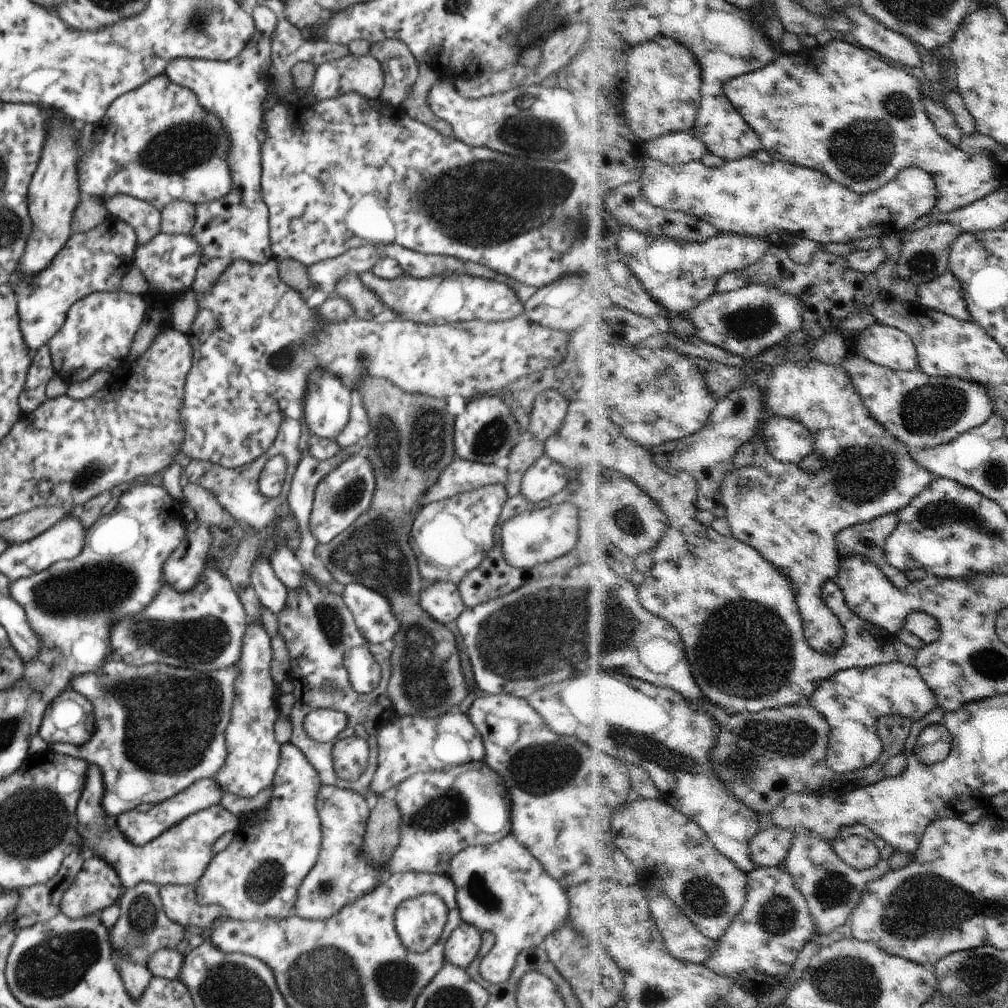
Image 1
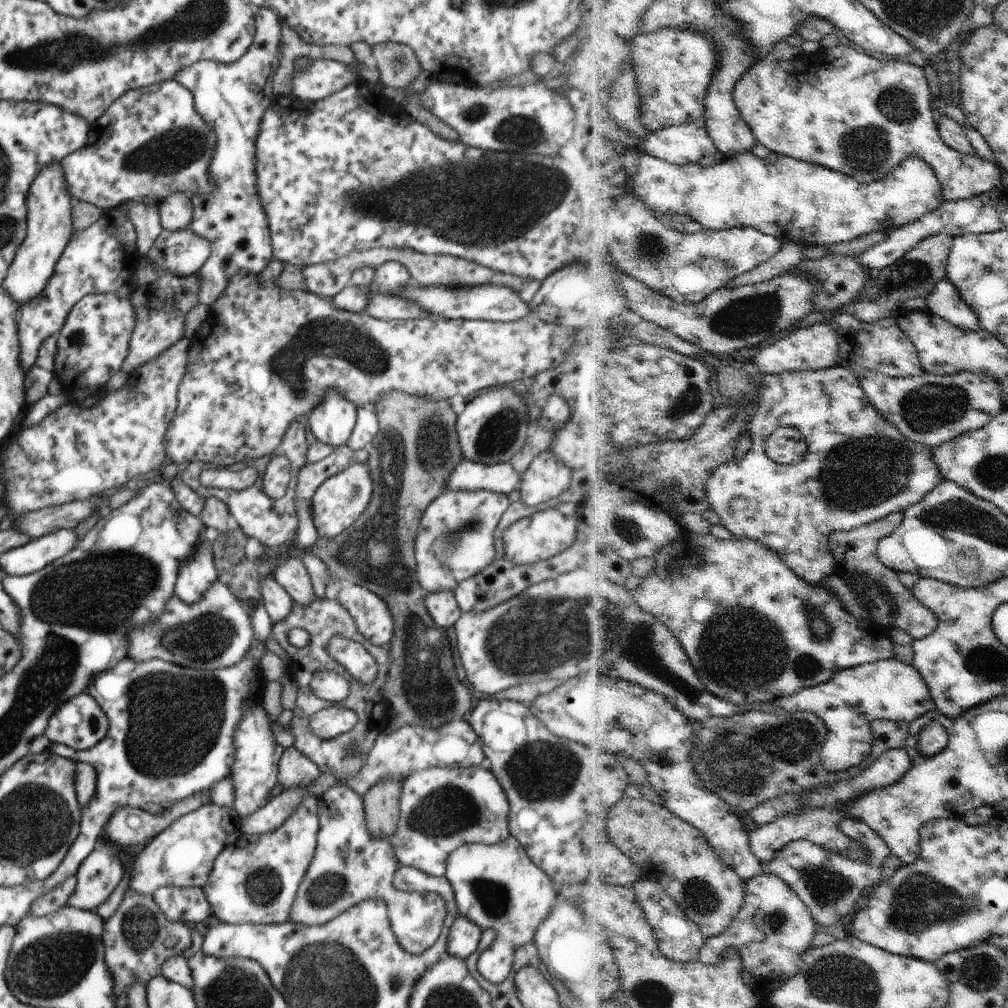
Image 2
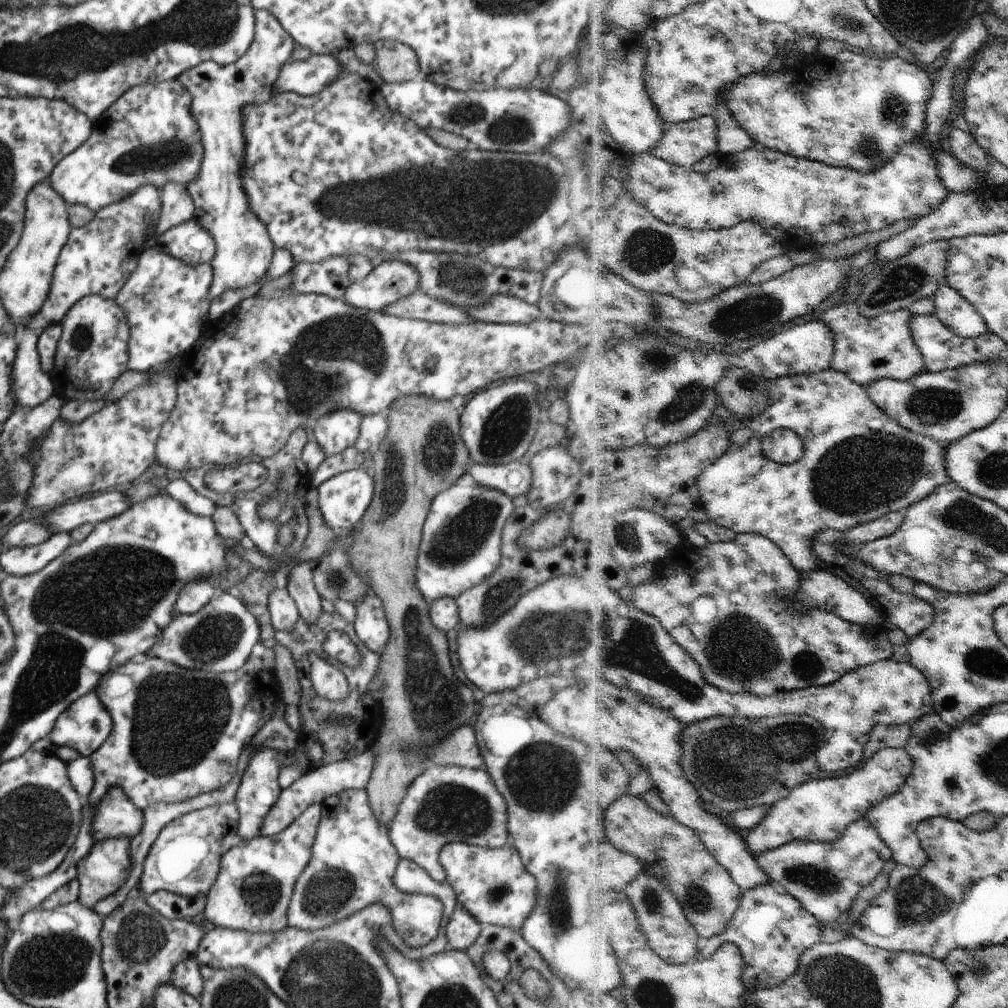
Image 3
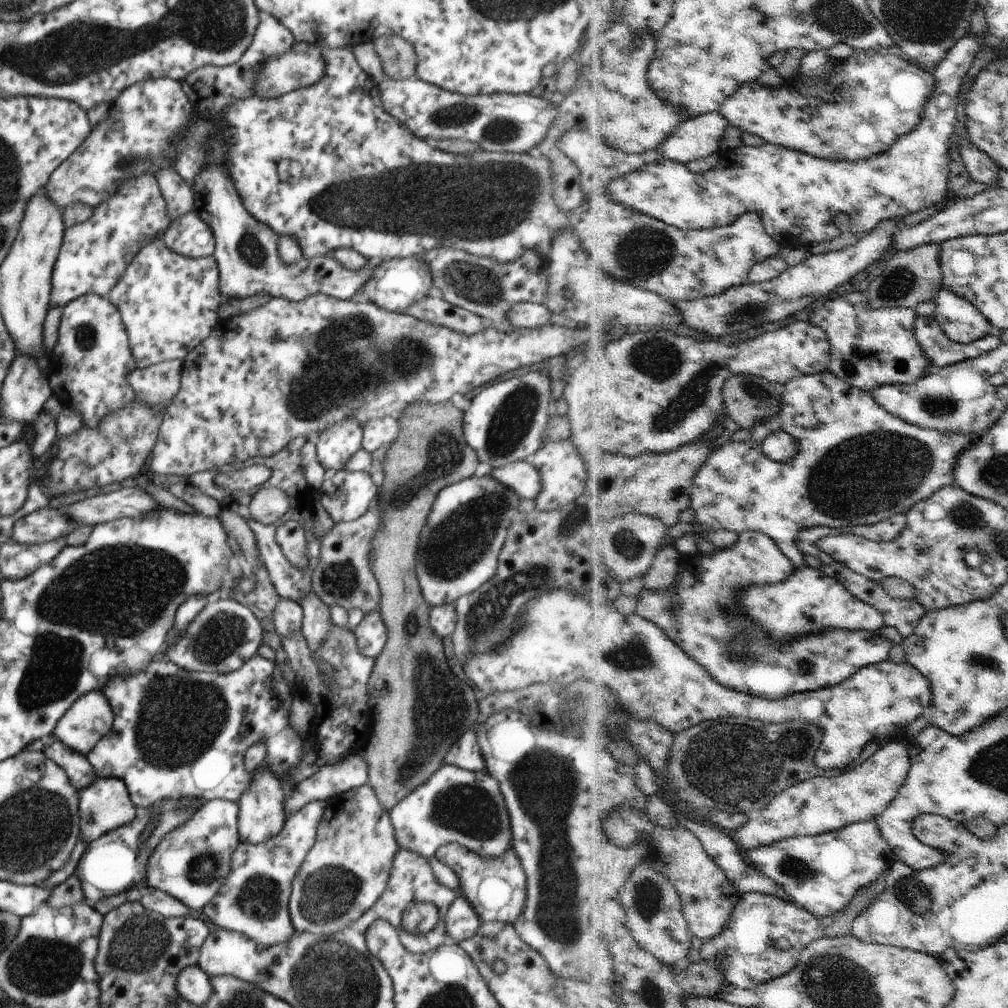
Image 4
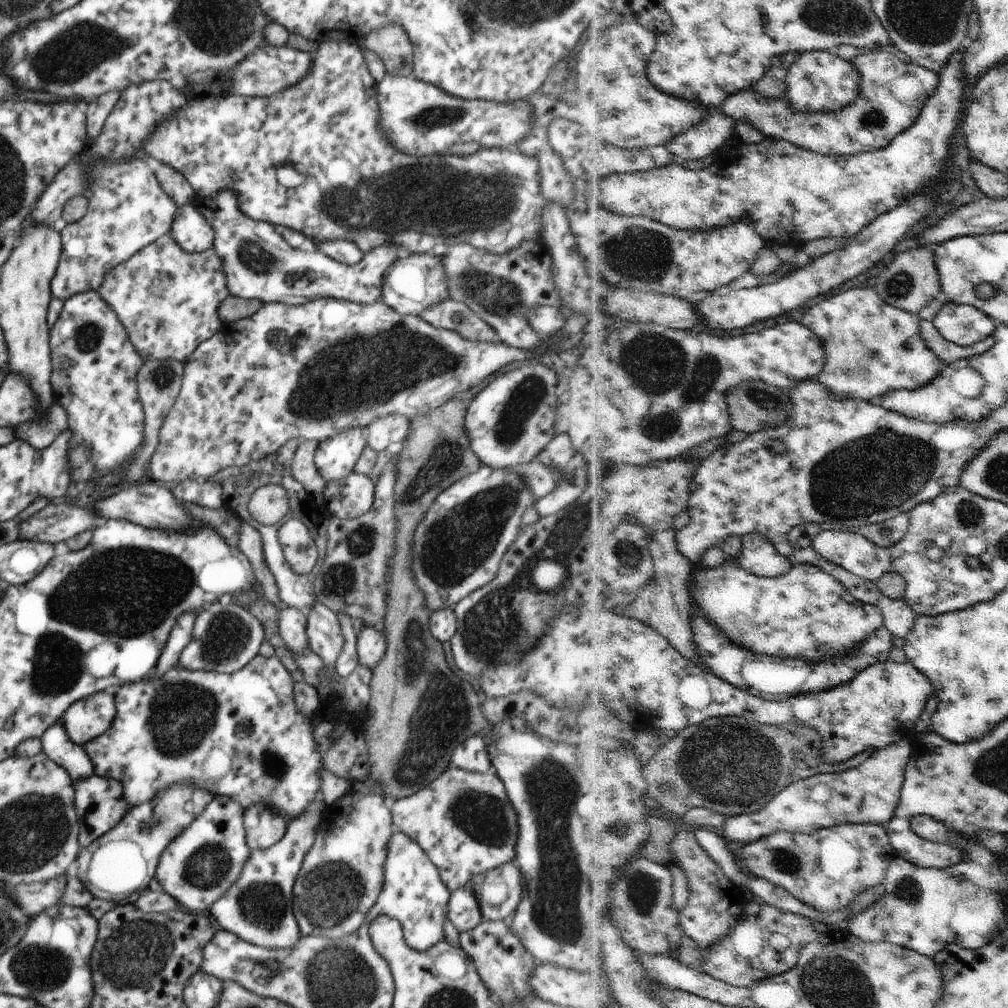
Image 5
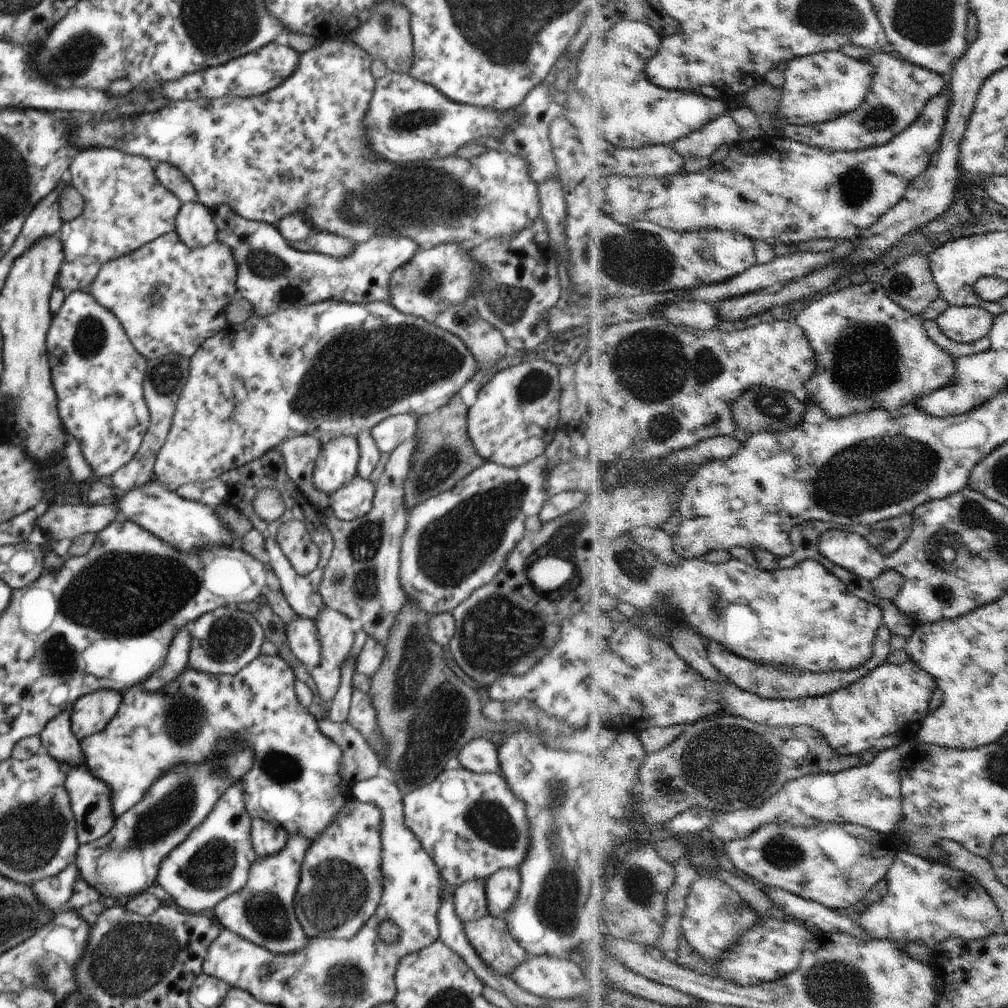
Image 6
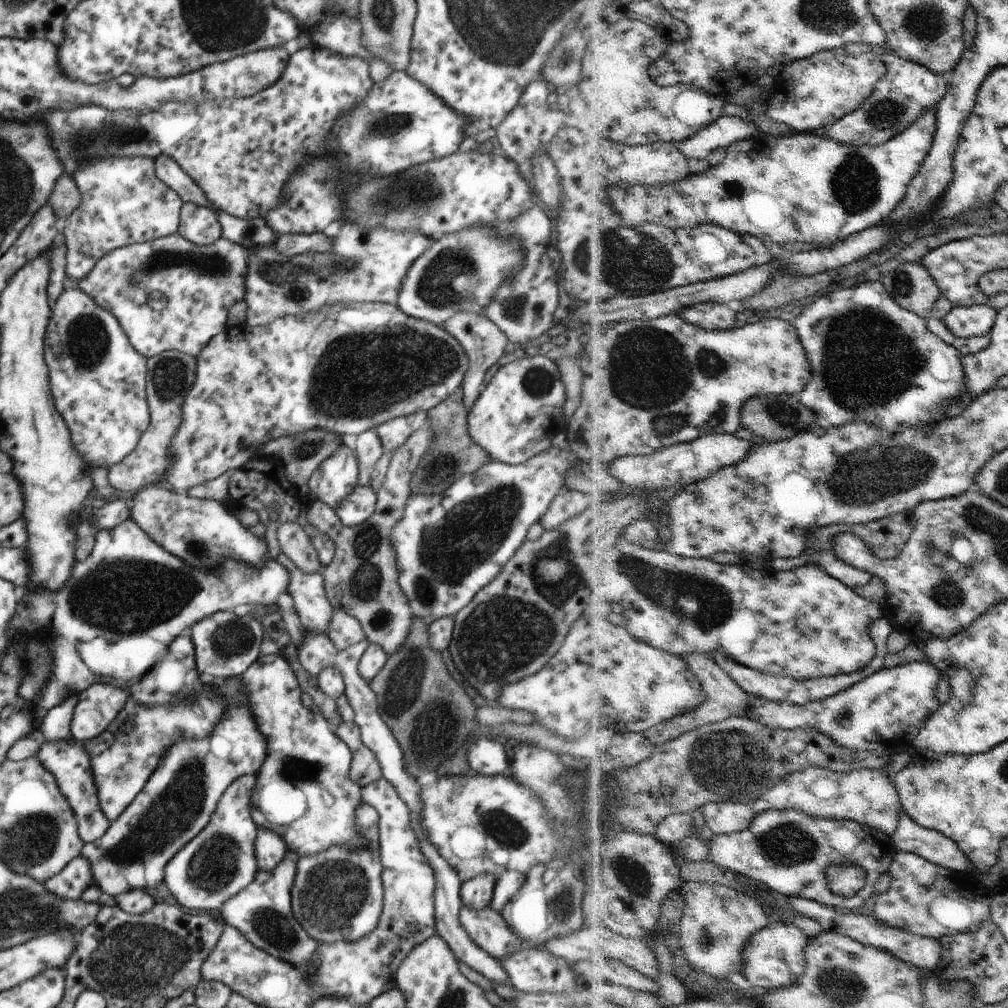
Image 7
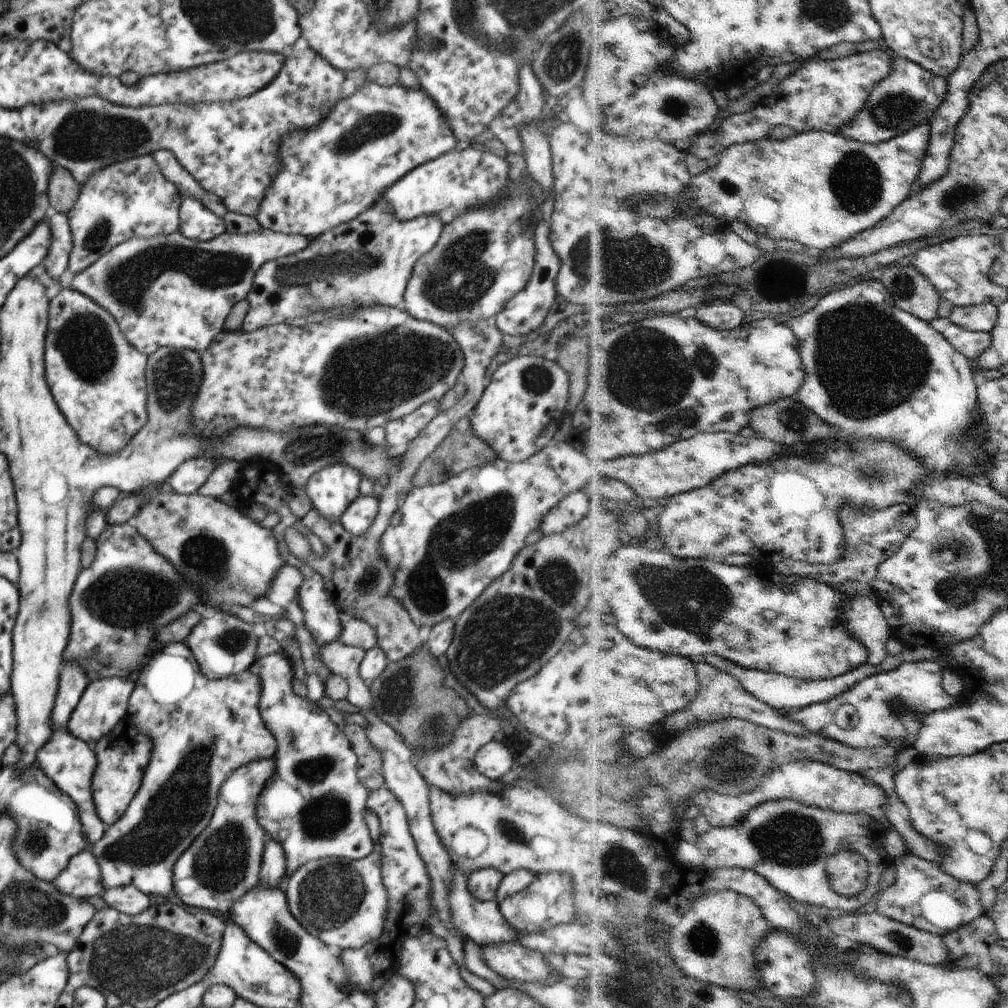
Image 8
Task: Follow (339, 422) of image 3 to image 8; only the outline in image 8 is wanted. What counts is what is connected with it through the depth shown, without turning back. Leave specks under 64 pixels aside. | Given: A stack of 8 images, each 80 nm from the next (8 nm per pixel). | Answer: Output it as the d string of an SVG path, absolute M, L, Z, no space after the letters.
M333 463L308 476L303 489L317 515L333 522L360 494L359 481L360 474L353 467Z

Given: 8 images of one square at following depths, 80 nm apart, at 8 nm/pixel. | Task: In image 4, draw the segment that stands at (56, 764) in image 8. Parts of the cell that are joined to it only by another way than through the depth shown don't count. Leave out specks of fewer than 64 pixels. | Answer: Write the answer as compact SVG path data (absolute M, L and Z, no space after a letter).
M95 777L95 780L87 788L78 791L79 841L88 844L106 832L128 825L137 816L137 812L138 810L128 800L128 792L122 780Z

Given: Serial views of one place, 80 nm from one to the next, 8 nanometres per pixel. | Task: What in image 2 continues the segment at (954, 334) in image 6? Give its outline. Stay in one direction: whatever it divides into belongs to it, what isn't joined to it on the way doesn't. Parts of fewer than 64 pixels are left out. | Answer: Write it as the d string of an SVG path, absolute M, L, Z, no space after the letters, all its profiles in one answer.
M948 276L936 284L935 290L926 298L926 303L931 311L946 318L950 323L965 330L981 329L978 314Z

